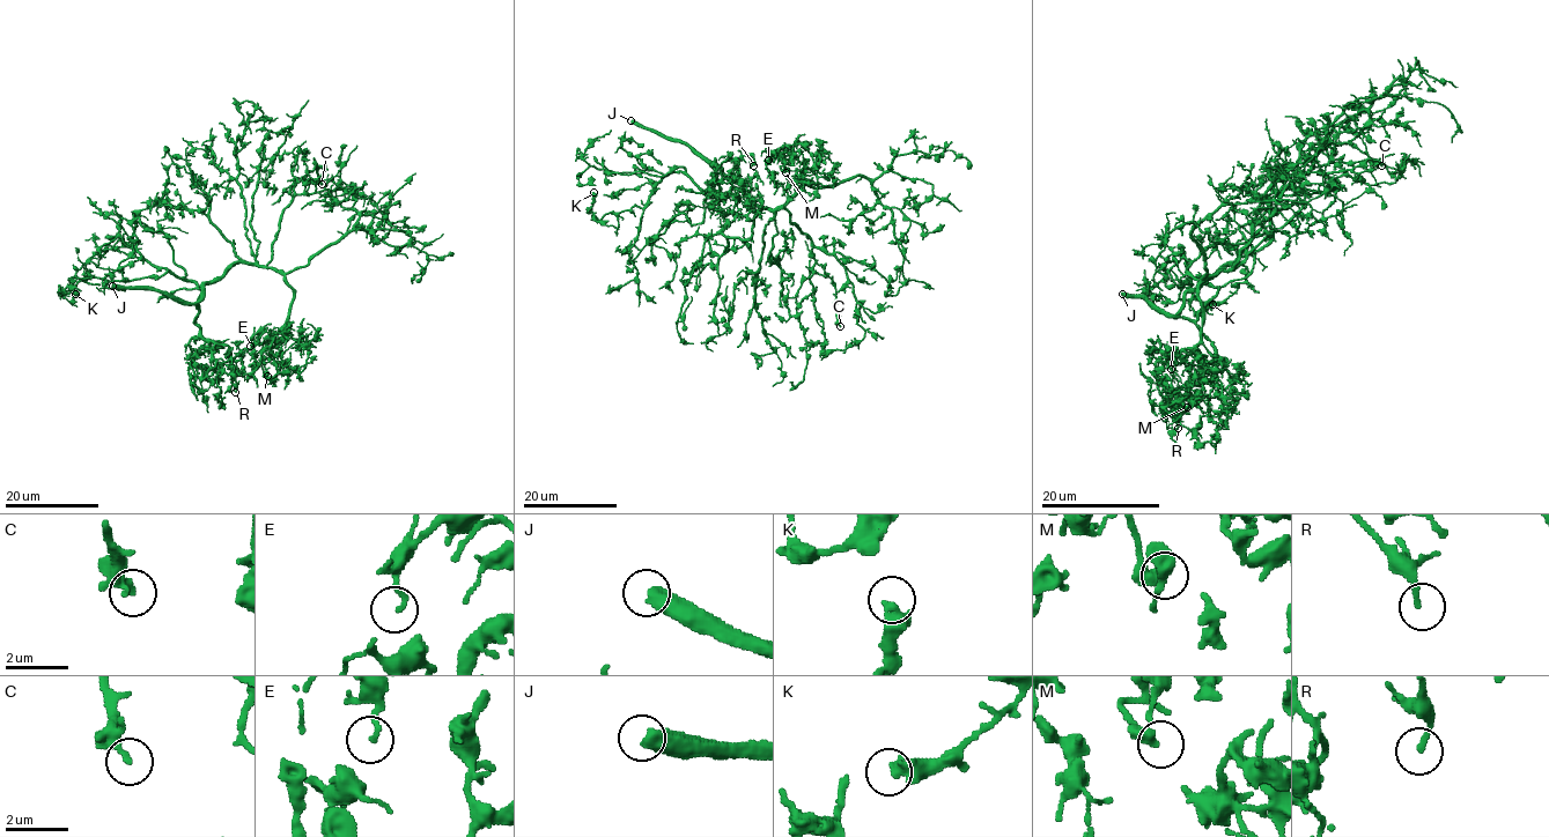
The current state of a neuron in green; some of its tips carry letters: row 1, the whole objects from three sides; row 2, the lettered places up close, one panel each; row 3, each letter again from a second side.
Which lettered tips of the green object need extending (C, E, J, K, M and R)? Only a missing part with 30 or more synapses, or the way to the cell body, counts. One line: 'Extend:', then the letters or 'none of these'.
Extend: J, R

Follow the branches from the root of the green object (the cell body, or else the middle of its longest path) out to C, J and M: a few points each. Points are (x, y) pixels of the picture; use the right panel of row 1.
C: (1209, 276), (1224, 264), (1233, 268), (1239, 251), (1252, 236), (1263, 193), (1330, 142), (1354, 143), (1381, 165)
J: (1209, 276), (1186, 294), (1186, 303), (1177, 315), (1164, 315), (1148, 298), (1122, 294)
M: (1209, 276), (1233, 266), (1200, 284), (1200, 339), (1156, 363), (1158, 389), (1177, 391), (1187, 407)

